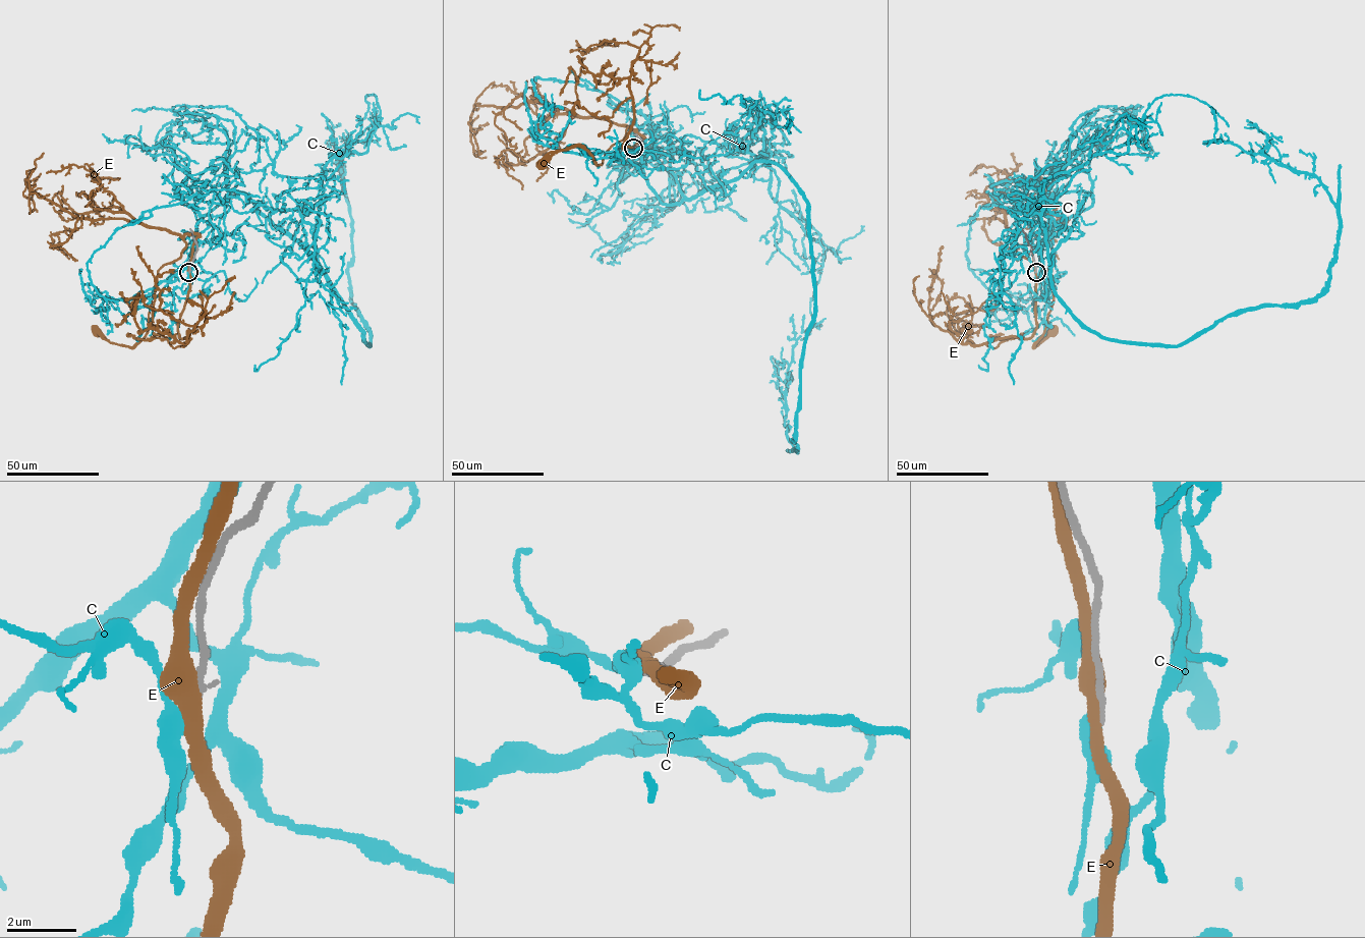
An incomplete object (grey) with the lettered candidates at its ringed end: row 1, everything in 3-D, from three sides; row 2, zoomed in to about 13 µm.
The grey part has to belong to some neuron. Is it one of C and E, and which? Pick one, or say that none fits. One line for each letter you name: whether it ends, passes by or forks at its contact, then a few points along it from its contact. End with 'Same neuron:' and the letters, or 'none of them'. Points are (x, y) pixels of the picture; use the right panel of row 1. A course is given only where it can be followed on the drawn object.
Same neuron: none of them

